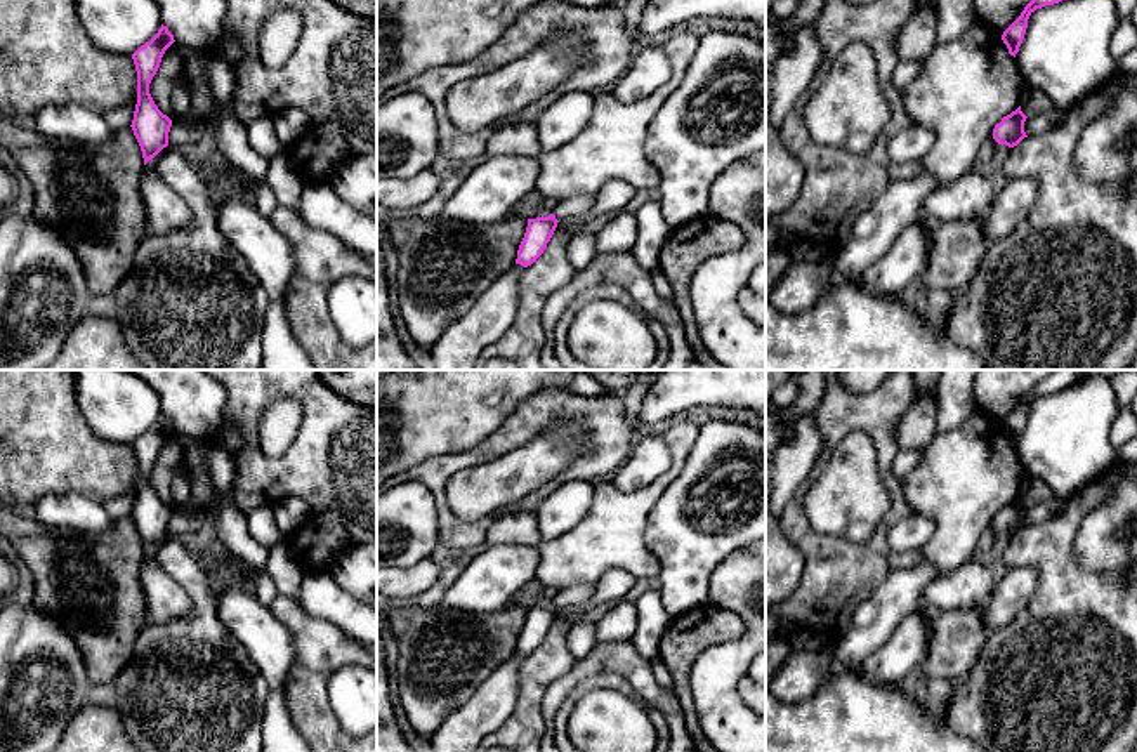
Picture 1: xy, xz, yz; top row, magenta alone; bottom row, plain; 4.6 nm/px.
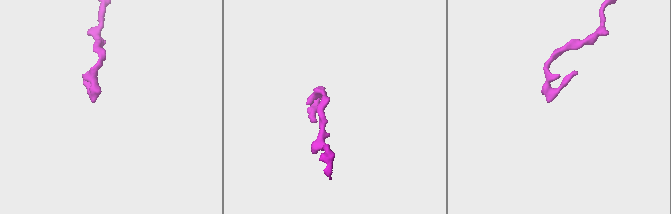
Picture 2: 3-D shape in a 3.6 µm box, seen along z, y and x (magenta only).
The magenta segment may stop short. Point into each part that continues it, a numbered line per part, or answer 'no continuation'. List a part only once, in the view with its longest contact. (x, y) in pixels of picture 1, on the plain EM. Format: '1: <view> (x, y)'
1: xz (578, 594)

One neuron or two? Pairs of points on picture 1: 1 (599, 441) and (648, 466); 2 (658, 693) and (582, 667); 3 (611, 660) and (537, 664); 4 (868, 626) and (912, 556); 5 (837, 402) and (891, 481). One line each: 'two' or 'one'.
1: two
2: one
3: two
4: two
5: one

